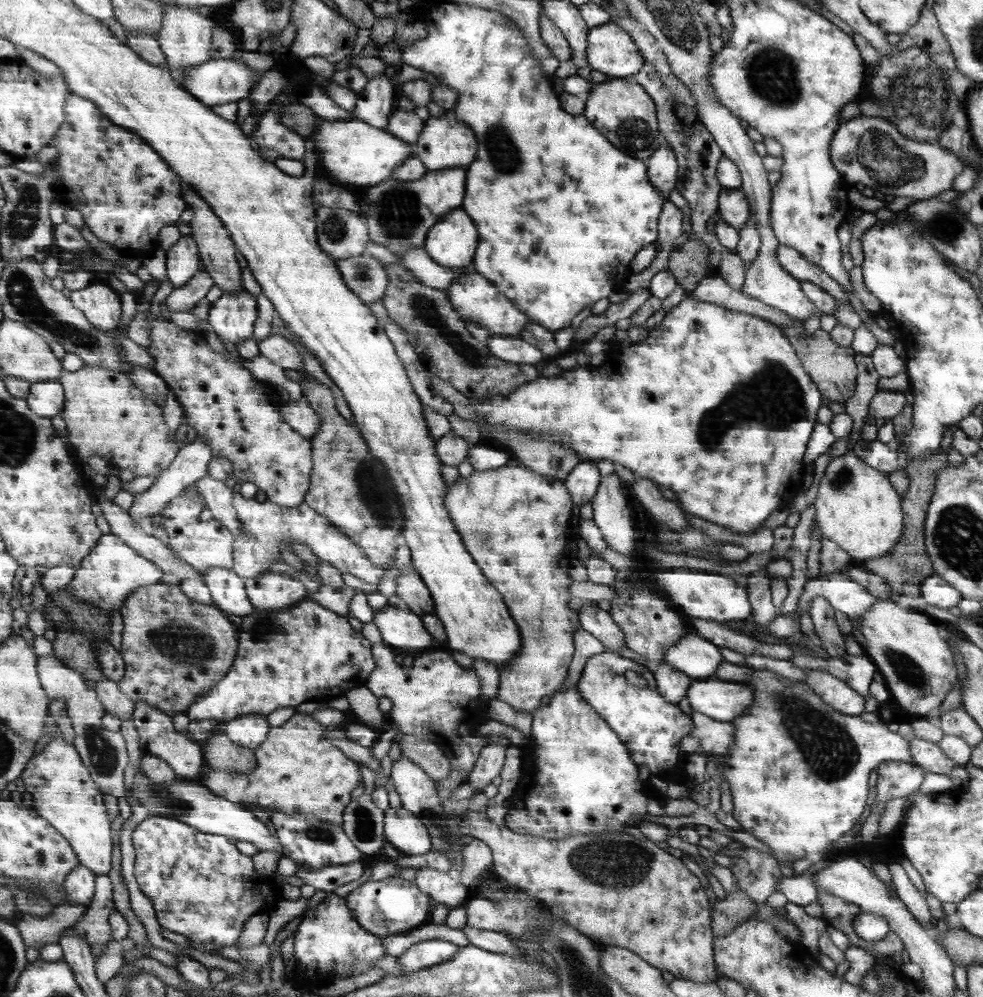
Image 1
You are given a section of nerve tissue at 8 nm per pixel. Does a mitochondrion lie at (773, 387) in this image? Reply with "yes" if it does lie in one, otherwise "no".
yes

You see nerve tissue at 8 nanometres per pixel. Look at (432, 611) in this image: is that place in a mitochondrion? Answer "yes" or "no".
no

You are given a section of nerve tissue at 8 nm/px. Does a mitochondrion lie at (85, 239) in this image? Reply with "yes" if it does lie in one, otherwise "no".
no

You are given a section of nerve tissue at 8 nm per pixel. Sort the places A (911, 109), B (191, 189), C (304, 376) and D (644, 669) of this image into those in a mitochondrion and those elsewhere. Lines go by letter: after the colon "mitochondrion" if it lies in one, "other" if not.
A: mitochondrion
B: other
C: other
D: other

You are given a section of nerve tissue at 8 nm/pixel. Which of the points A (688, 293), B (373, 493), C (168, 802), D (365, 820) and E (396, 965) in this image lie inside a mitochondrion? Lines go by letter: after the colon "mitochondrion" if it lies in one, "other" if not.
A: other
B: mitochondrion
C: mitochondrion
D: mitochondrion
E: other

